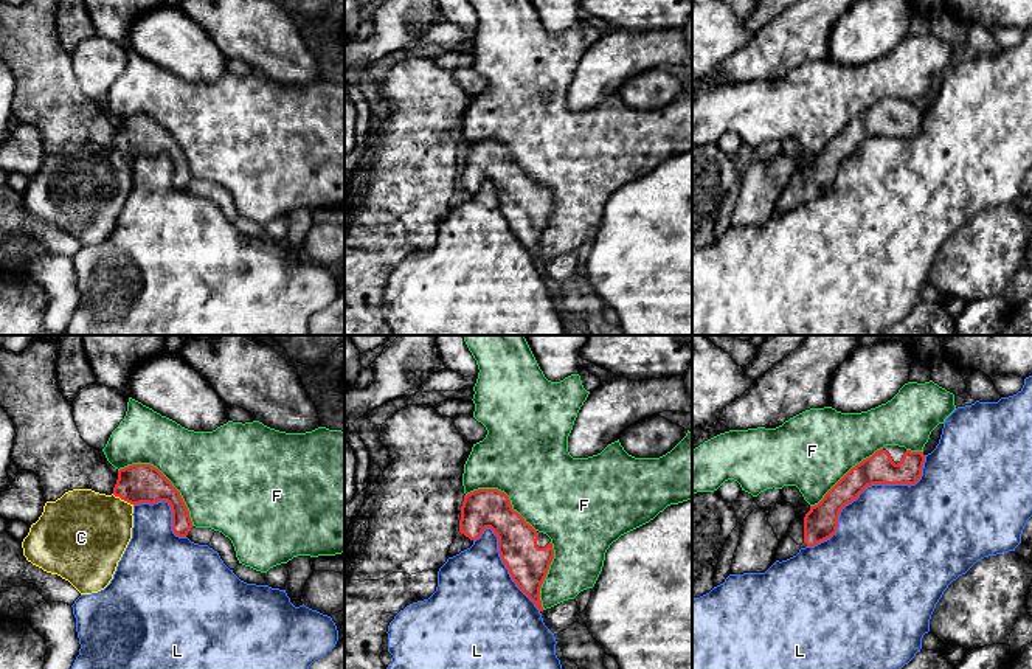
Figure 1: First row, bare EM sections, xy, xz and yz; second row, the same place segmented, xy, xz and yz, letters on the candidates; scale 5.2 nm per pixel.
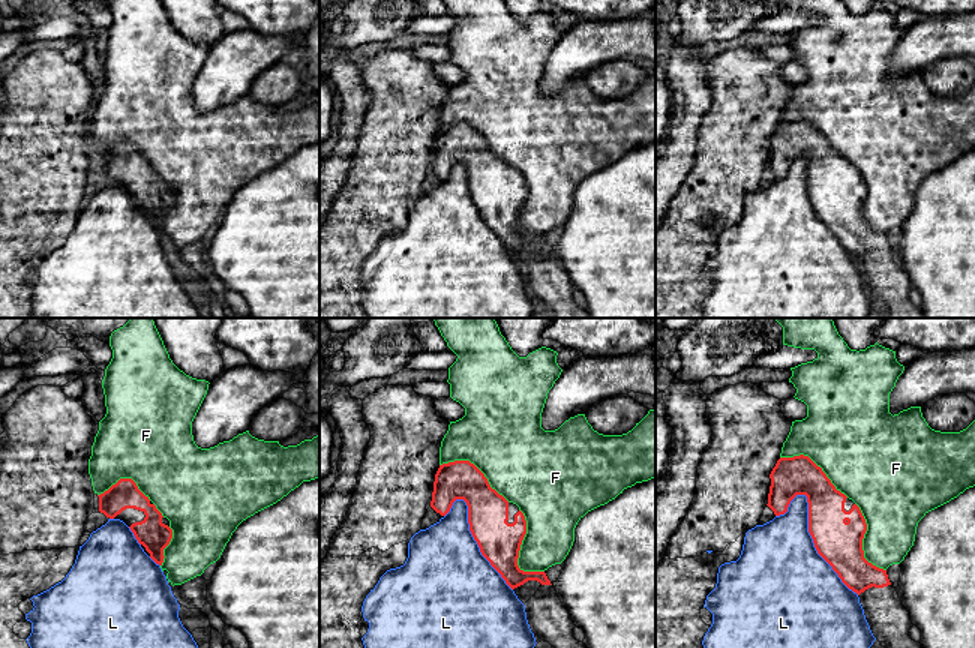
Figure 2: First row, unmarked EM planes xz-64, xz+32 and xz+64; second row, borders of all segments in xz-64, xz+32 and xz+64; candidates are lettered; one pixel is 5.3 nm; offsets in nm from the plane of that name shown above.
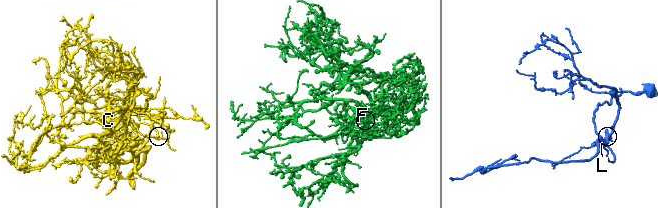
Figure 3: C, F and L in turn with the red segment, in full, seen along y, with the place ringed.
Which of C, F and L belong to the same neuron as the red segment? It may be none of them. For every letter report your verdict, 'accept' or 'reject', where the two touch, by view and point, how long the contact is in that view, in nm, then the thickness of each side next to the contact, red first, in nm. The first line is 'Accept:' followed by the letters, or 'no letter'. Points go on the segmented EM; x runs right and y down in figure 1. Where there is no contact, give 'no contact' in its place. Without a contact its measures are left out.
Accept: C
C: accept | xy (123, 499) | 130 nm | 200/420 nm
F: reject | xy (166, 478) | 480 nm | 200/420 nm
L: reject | yz (866, 486) | 800 nm | 160/460 nm

